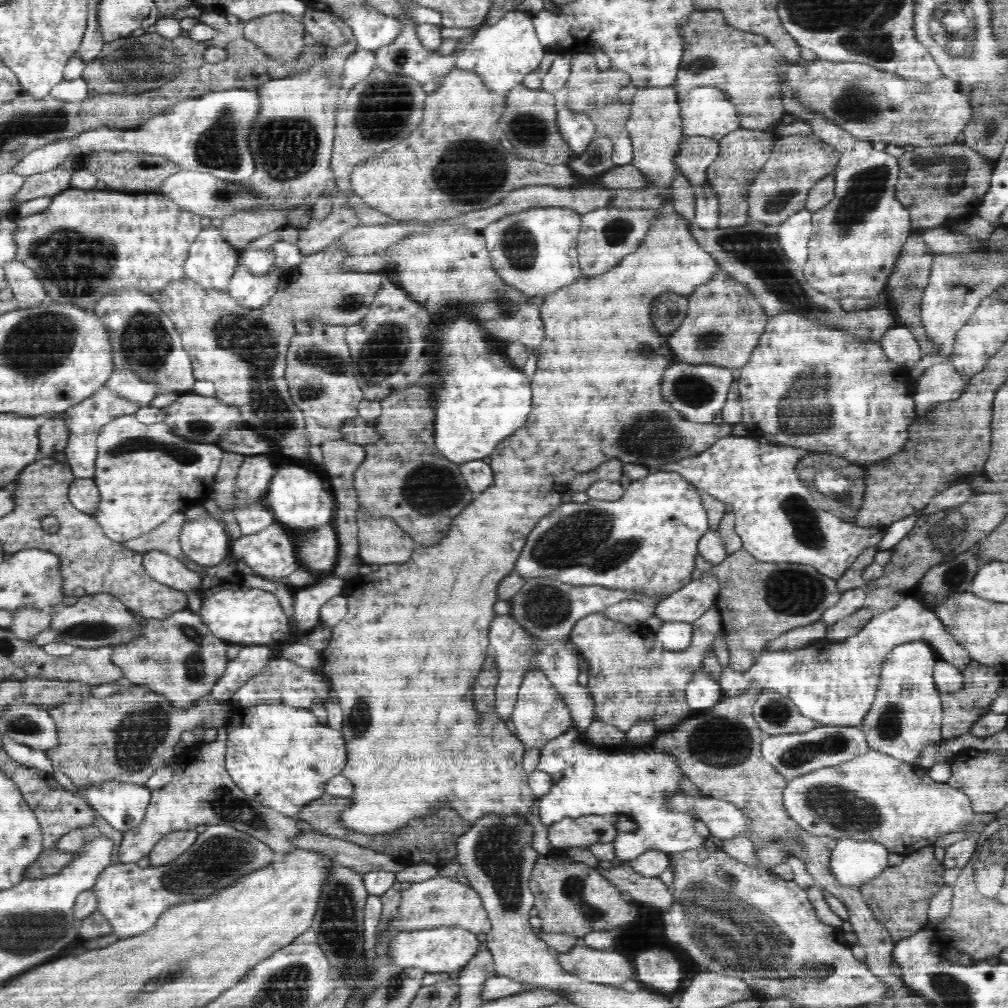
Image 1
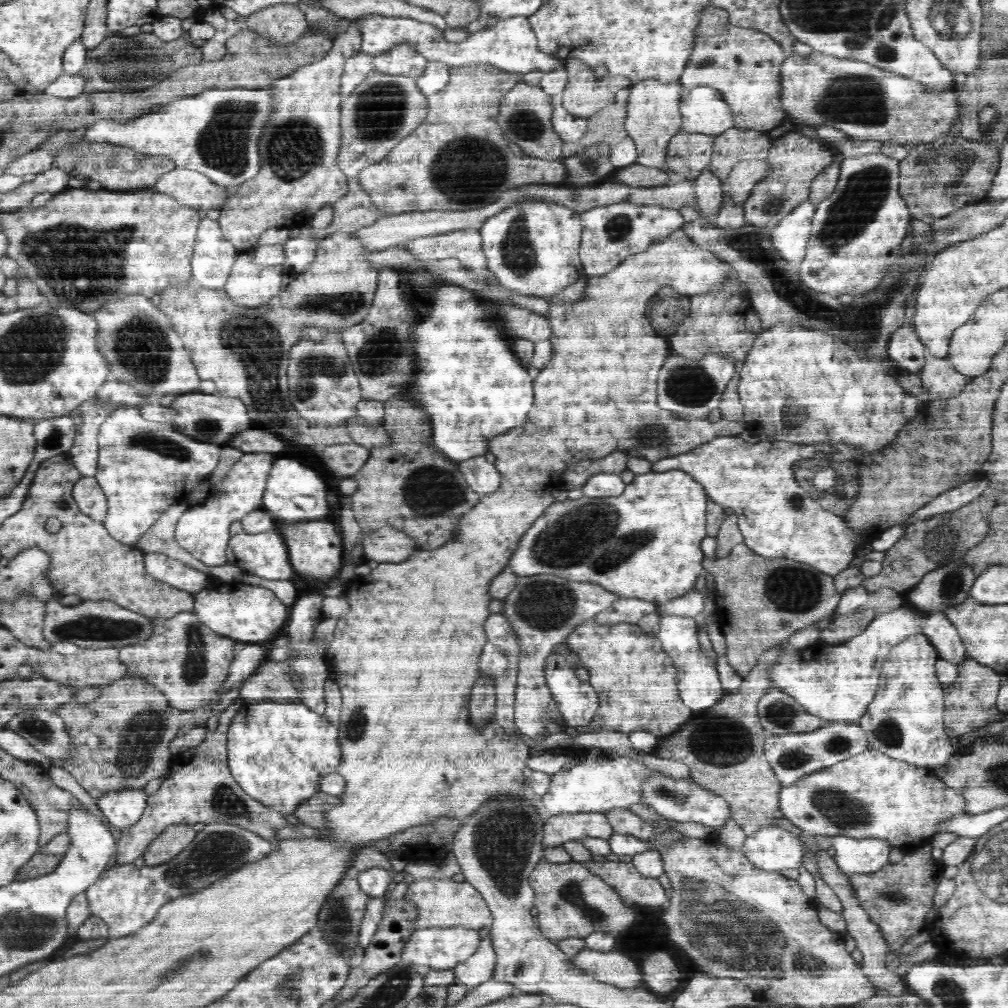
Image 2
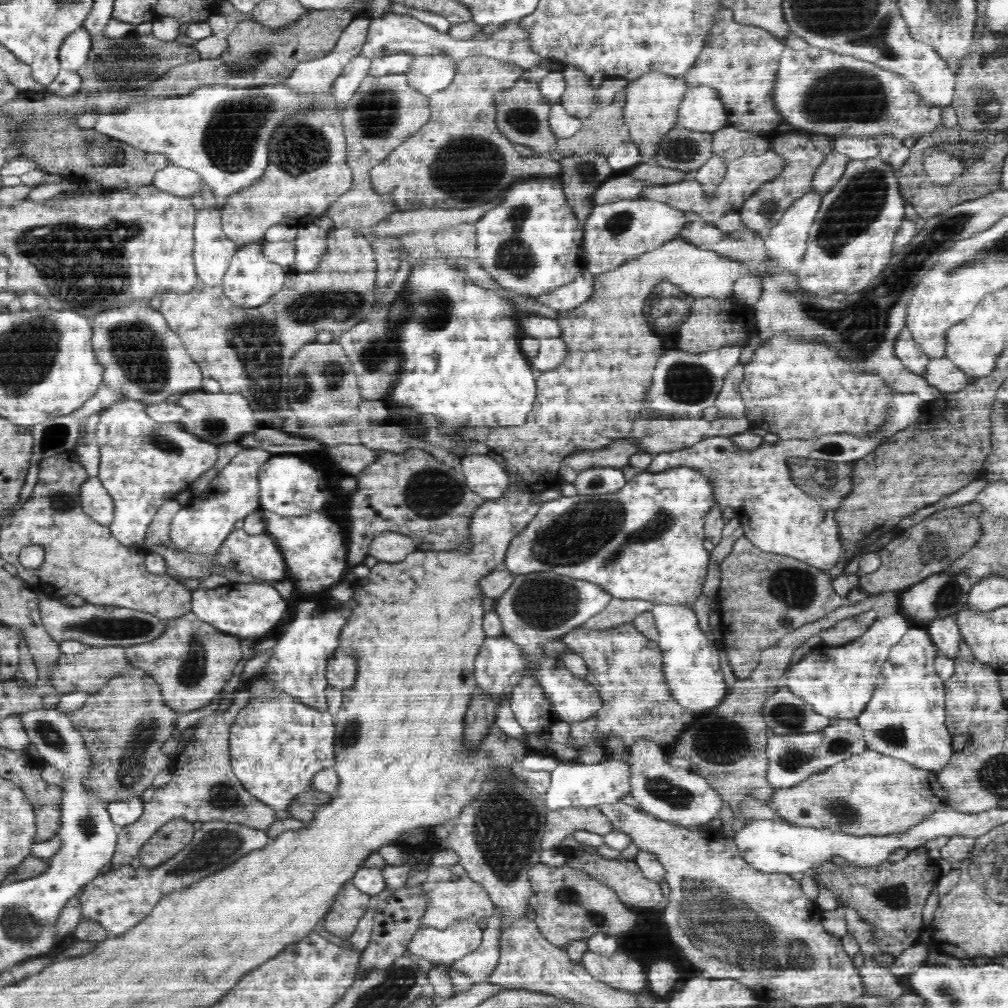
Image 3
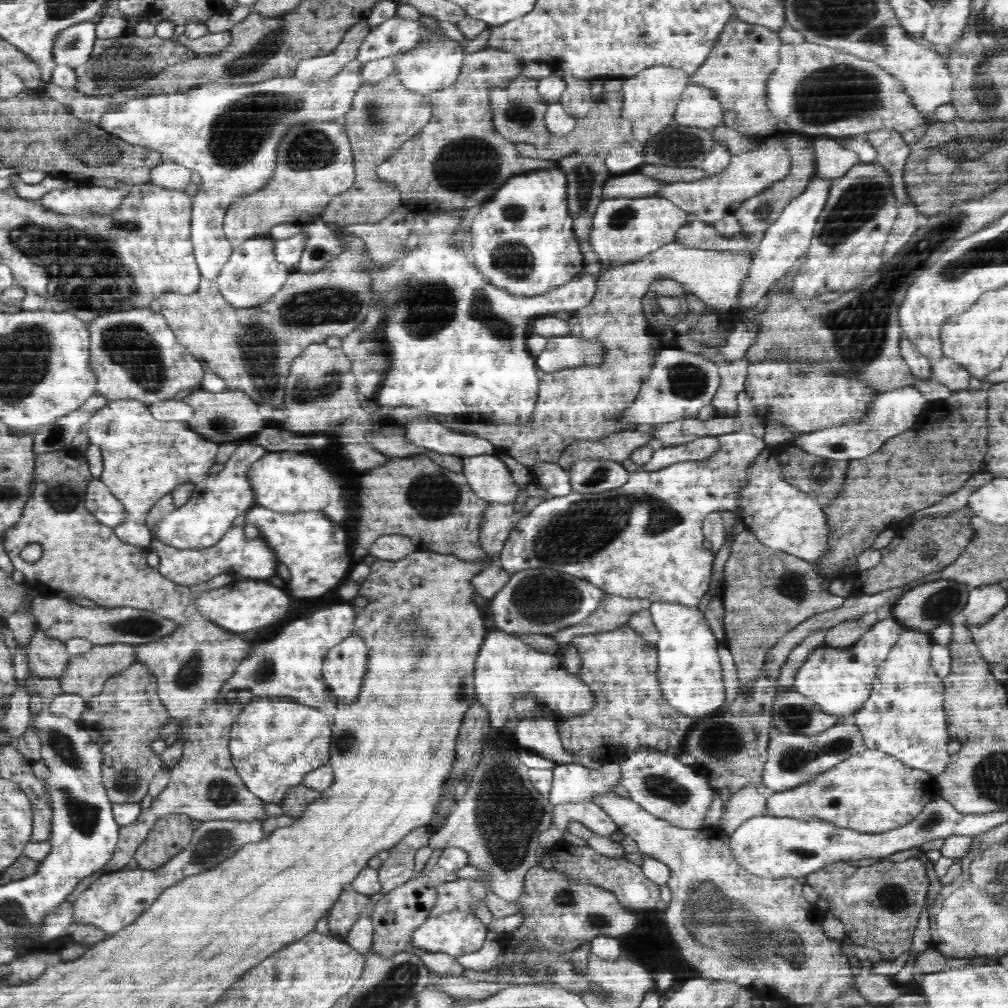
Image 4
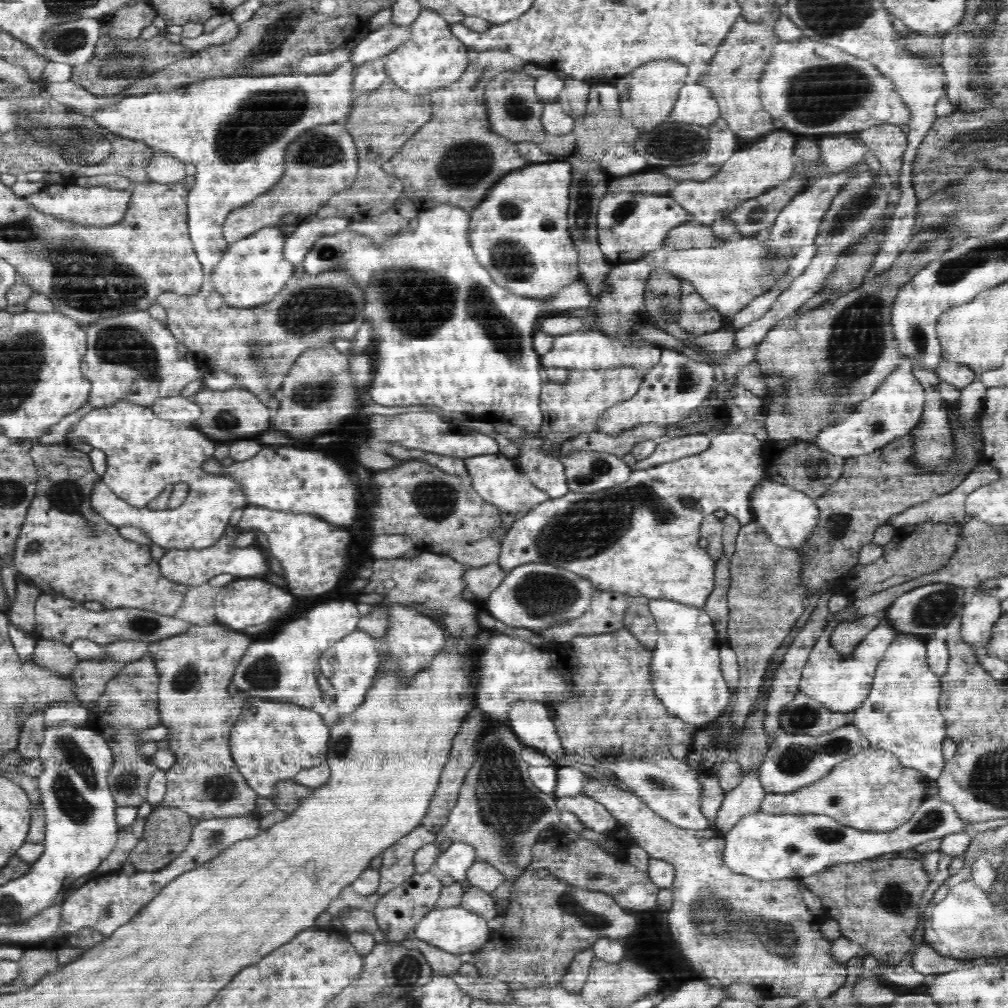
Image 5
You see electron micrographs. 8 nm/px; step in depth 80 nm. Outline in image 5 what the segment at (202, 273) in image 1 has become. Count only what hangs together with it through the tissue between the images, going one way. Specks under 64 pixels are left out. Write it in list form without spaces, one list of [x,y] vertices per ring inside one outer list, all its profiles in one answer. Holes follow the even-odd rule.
[[[344,62],[329,74],[274,73],[265,76],[210,77],[209,80],[172,88],[164,92],[119,98],[114,106],[100,108],[92,118],[110,132],[140,142],[157,152],[166,152],[184,164],[196,167],[196,188],[187,198],[189,236],[194,242],[198,260],[204,264],[204,272],[210,274],[228,248],[222,232],[222,222],[230,211],[235,211],[263,192],[270,190],[284,172],[286,148],[301,132],[314,126],[343,121],[352,103],[353,73],[356,65]]]

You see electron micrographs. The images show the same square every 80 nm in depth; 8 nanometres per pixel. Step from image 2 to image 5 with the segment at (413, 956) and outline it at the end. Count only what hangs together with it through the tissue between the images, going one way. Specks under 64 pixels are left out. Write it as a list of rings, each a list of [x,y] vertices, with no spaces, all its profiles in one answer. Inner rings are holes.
[[[454,906],[450,908],[434,908],[428,911],[428,914],[417,924],[412,935],[417,940],[433,944],[446,952],[459,955],[475,952],[480,946],[484,946],[490,932],[488,921],[484,917],[470,912],[461,906]]]

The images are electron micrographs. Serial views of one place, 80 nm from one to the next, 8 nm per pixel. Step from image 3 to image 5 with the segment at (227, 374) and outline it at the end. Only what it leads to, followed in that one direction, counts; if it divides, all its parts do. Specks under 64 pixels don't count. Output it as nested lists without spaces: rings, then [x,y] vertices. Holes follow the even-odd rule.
[[[326,271],[318,276],[305,272],[300,278],[292,276],[286,288],[276,294],[276,300],[272,299],[266,304],[252,308],[236,308],[224,304],[222,296],[212,286],[212,282],[206,280],[200,292],[194,296],[178,296],[174,292],[164,292],[158,296],[157,303],[168,312],[167,327],[170,332],[199,362],[206,364],[206,369],[234,374],[237,378],[235,386],[256,392],[260,400],[262,396],[272,398],[282,388],[284,376],[306,350],[332,344],[334,338],[354,340],[356,332],[364,324],[364,292],[357,288],[356,283],[352,282],[344,271]]]

